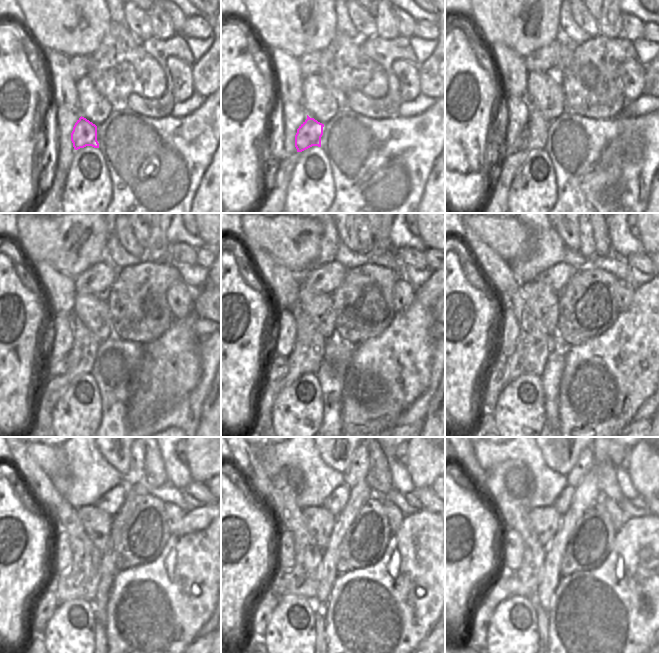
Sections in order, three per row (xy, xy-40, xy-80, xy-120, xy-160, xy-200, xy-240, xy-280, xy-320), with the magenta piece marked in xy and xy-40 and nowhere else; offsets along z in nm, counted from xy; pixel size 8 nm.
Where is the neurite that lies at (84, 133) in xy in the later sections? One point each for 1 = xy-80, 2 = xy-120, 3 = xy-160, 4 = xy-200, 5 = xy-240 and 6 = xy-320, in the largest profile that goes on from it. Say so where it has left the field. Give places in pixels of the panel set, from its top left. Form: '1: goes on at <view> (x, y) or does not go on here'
1: goes on at xy-80 (523, 138)
2: goes on at xy-120 (55, 366)
3: goes on at xy-160 (278, 366)
4: goes on at xy-200 (496, 380)
5: goes on at xy-240 (44, 608)
6: goes on at xy-320 (482, 614)

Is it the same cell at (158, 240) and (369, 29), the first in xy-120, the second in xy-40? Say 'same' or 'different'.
different

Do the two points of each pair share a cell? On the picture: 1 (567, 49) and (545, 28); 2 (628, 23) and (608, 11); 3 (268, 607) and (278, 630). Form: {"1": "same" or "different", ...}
{"1": "different", "2": "different", "3": "different"}

